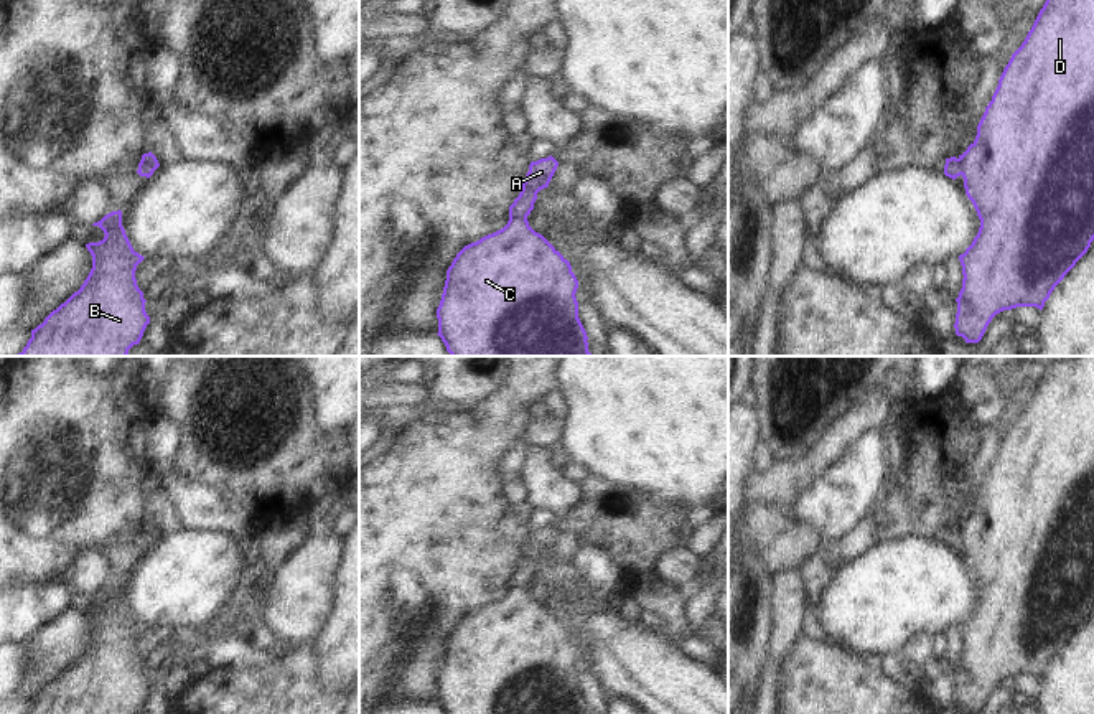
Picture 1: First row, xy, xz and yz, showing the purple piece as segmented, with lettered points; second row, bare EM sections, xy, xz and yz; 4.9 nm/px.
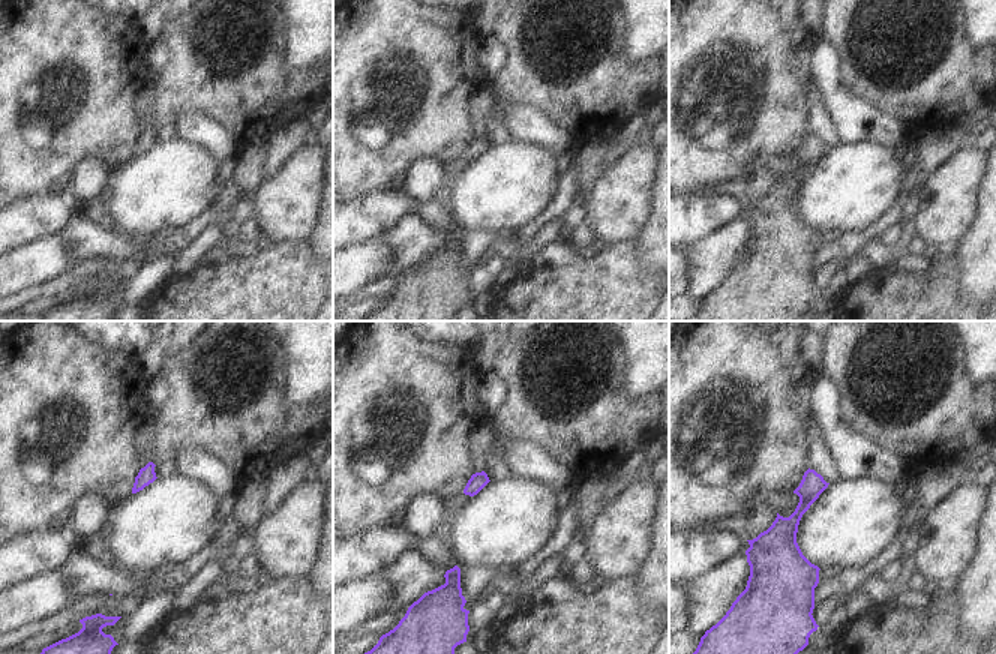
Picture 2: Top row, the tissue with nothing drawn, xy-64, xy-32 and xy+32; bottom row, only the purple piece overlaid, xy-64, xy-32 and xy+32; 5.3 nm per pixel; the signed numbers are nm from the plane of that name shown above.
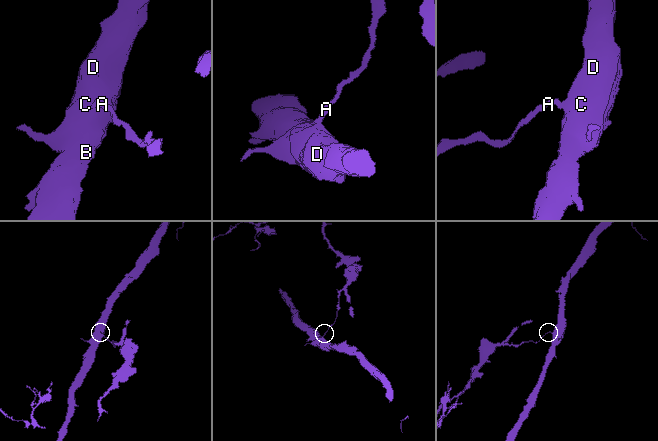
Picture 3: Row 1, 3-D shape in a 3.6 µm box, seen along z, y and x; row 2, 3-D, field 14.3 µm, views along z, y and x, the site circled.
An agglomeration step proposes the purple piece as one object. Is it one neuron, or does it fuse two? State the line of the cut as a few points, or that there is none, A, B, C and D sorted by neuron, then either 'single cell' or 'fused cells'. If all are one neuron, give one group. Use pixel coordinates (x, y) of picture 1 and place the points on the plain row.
cut xz (509, 586), (526, 587); groups A / B C D; fused cells

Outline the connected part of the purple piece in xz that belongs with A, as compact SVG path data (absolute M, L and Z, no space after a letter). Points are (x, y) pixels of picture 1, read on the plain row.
M552 524L531 531L522 559L509 575L509 587L527 587L531 584L537 562L549 556L557 536L559 531Z

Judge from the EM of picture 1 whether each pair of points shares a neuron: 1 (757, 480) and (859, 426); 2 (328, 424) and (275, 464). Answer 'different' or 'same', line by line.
1: same
2: different

